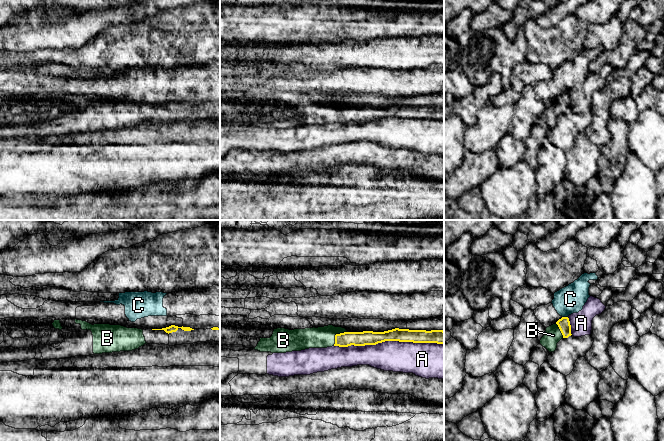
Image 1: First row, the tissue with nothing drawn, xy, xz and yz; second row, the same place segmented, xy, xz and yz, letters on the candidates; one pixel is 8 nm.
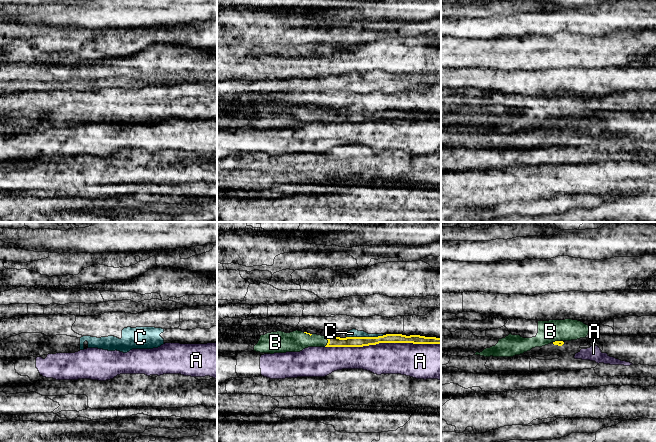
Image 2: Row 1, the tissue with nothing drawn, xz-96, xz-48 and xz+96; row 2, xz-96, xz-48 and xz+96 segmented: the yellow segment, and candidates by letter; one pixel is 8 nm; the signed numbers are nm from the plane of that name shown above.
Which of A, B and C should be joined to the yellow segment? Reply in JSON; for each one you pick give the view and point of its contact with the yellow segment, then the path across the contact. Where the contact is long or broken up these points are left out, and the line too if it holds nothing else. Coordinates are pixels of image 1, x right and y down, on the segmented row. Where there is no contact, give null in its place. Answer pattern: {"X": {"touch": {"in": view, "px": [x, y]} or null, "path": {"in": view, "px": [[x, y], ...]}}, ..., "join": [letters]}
{"B": {"touch": {"in": "xz", "px": [336, 334]}, "path": {"in": "xz", "px": [[345, 339], [336, 334], [322, 337]]}}, "join": ["B"]}

